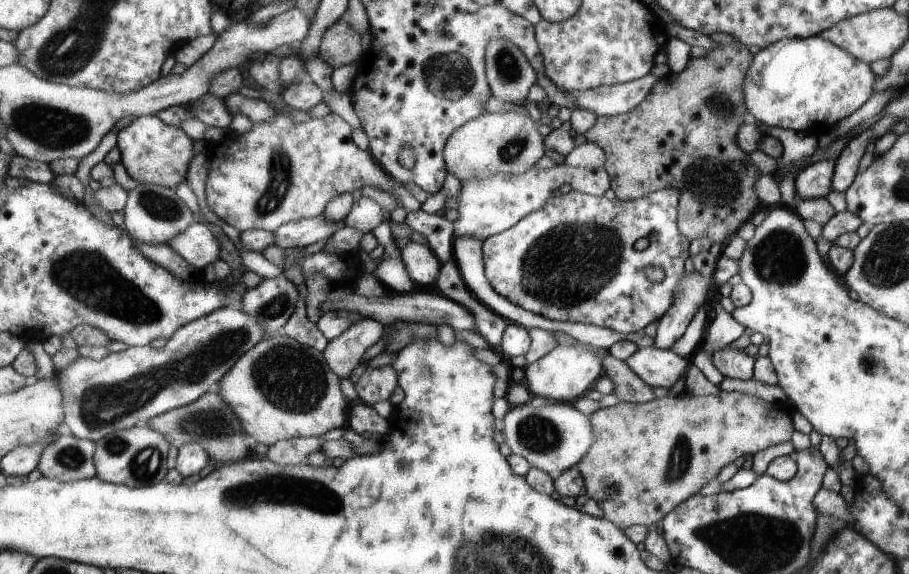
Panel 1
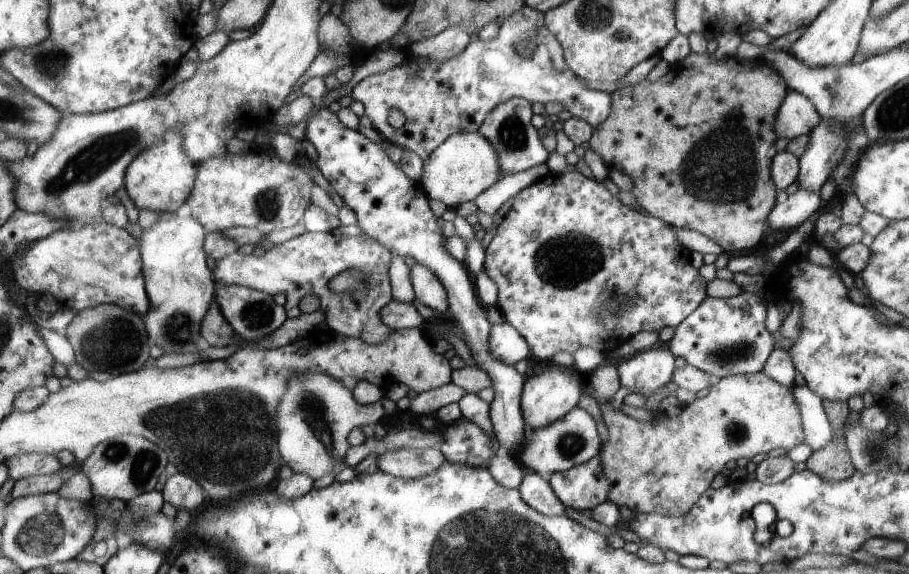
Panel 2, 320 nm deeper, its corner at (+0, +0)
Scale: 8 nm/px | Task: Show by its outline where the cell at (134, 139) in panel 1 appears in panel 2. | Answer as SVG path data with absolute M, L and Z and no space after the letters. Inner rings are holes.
M167 132L157 144L145 148L133 158L126 171L125 188L138 209L175 211L192 197L199 170L183 148L181 134Z

